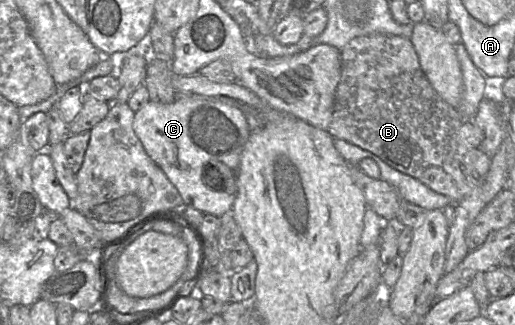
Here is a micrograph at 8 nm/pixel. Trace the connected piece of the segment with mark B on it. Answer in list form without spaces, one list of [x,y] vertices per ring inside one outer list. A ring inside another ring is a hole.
[[[375,33],[353,38],[340,51],[341,77],[328,132],[369,151],[390,167],[414,177],[431,190],[460,202],[480,186],[490,169],[491,158],[480,148],[470,146],[461,135],[465,121],[459,111],[446,103],[425,77],[409,38]]]

